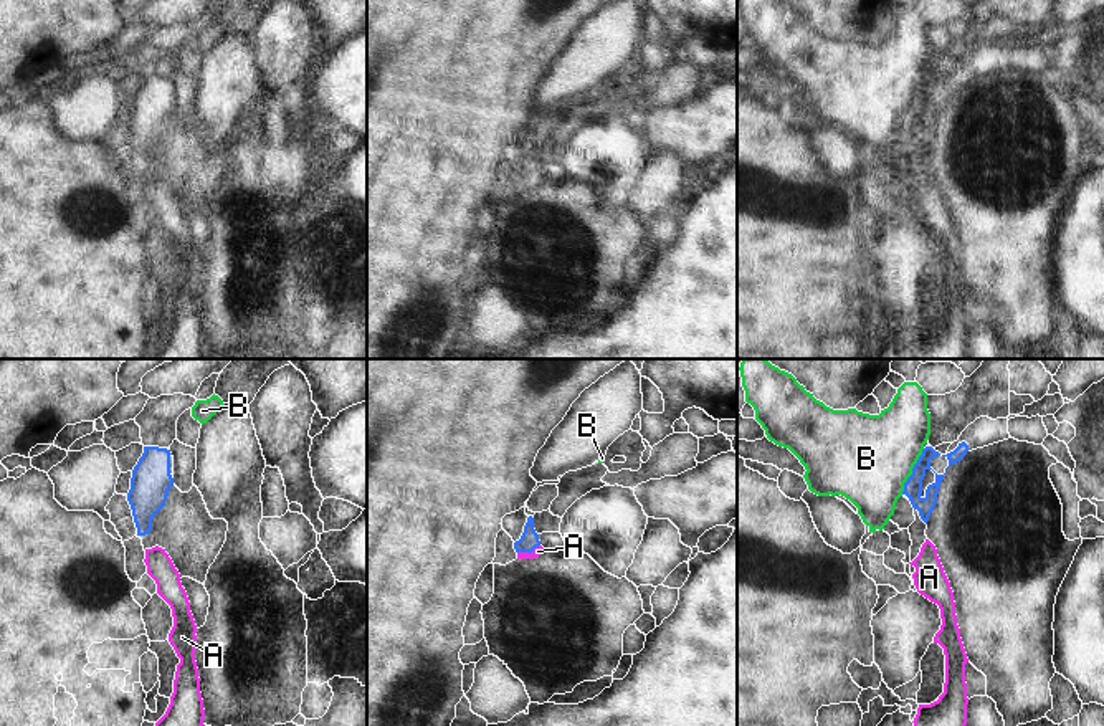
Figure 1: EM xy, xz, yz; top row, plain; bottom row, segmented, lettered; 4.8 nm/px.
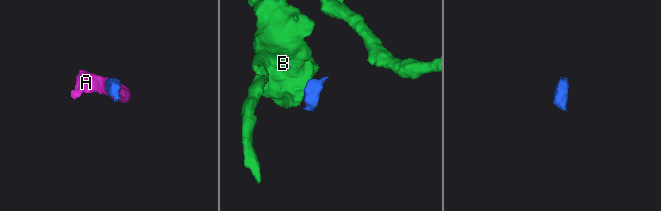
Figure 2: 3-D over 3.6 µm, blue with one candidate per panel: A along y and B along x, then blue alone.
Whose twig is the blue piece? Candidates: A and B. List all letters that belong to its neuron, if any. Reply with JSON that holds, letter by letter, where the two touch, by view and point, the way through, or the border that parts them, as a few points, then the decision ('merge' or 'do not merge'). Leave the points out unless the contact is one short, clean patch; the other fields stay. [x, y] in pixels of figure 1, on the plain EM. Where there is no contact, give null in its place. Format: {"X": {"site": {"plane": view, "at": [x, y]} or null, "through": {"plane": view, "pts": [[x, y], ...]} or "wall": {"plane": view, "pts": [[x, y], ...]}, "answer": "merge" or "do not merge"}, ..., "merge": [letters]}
{"A": {"site": {"plane": "xz", "at": [528, 181]}, "through": {"plane": "xz", "pts": [[529, 169], [528, 181], [537, 181]]}, "answer": "merge"}, "B": {"site": {"plane": "yz", "at": [913, 101]}, "wall": {"plane": "yz", "pts": [[924, 78], [901, 123]]}, "answer": "do not merge"}, "merge": ["A"]}

